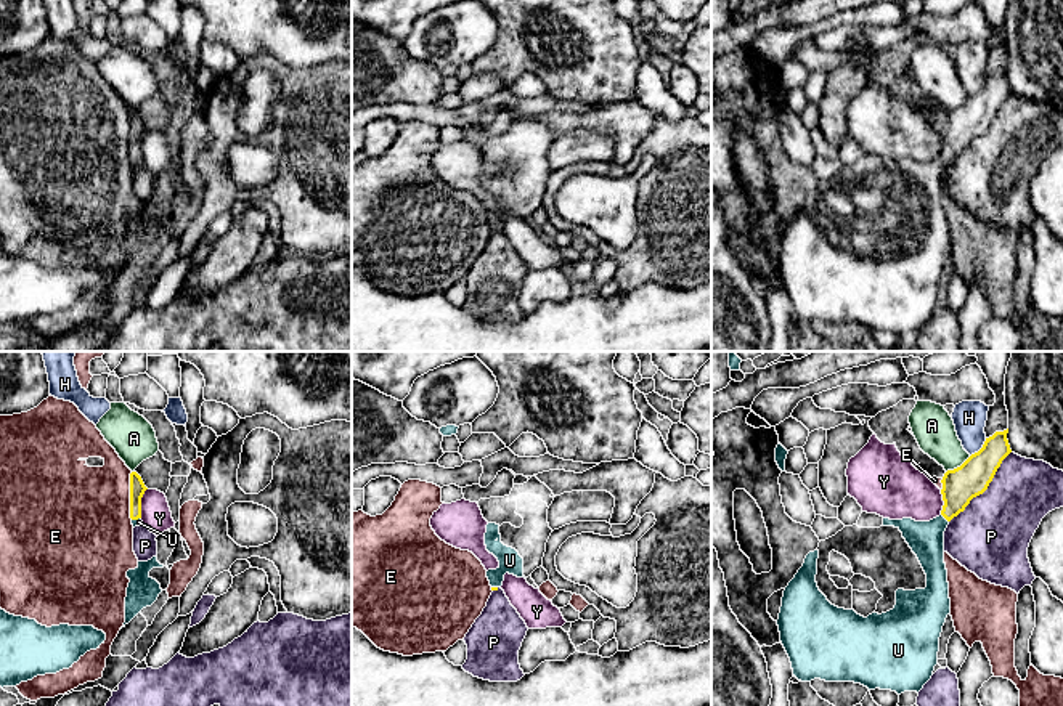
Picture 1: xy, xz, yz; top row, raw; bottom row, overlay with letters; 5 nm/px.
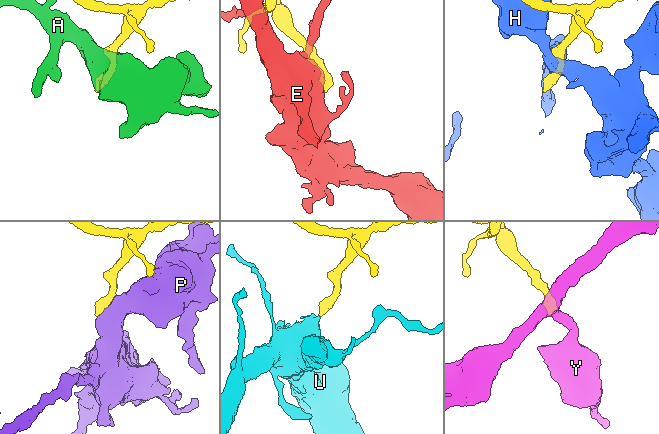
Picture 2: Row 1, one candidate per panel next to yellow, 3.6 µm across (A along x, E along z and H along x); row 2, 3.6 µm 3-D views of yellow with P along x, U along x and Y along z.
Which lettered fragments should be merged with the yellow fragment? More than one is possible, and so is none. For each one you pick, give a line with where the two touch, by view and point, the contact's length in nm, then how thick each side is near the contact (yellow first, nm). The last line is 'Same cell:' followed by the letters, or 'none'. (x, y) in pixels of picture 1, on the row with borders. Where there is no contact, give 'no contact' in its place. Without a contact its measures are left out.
U: yz (944, 517) | 60 nm | 180/180 nm
Same cell: U

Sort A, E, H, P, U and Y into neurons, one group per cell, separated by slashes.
A / E / H / P / U / Y

